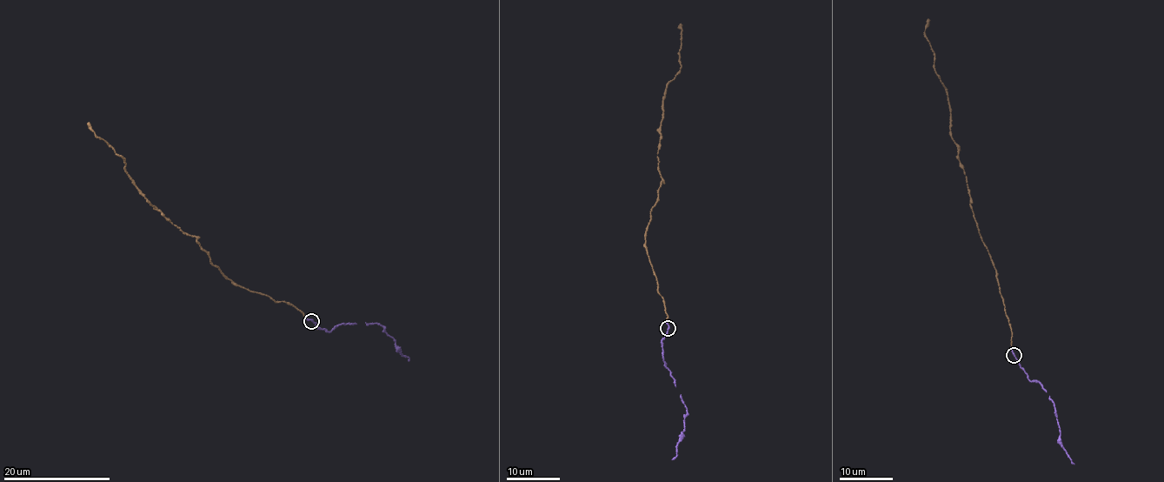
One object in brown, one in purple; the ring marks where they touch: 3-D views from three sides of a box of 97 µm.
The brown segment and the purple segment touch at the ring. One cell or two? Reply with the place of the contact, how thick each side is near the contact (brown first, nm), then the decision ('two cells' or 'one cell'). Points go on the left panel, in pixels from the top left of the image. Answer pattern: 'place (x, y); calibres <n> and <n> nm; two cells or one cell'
place (311, 321); calibres 80 and 170 nm; one cell

